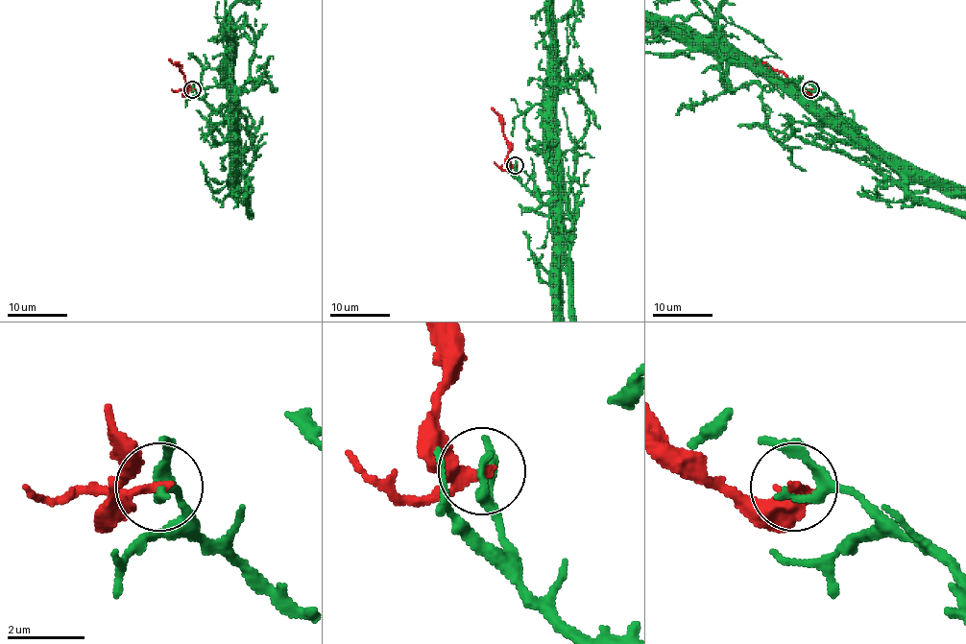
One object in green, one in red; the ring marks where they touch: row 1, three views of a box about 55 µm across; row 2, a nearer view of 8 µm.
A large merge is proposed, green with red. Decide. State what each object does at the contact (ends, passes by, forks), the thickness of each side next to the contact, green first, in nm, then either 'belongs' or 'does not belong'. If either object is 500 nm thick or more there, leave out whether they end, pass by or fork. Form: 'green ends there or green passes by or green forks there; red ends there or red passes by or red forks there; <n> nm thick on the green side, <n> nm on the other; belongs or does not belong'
green ends there; red passes by; 220 nm thick on the green side, 200 nm on the other; does not belong

